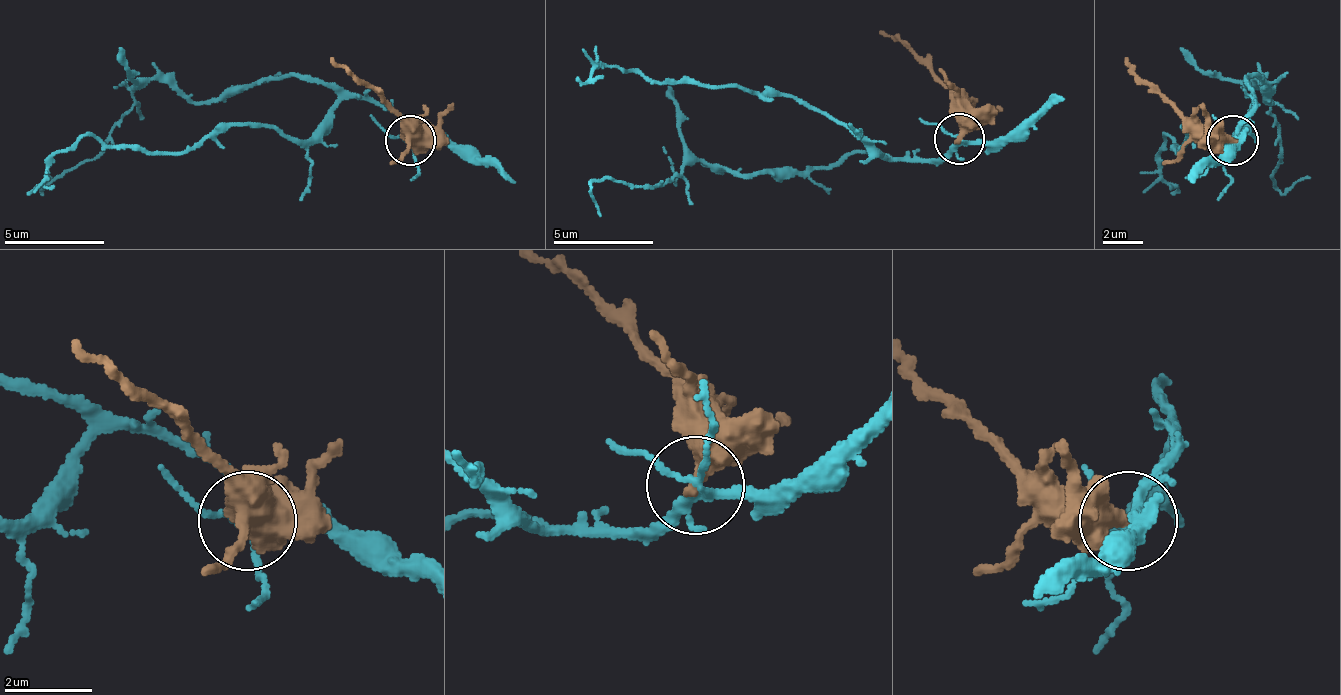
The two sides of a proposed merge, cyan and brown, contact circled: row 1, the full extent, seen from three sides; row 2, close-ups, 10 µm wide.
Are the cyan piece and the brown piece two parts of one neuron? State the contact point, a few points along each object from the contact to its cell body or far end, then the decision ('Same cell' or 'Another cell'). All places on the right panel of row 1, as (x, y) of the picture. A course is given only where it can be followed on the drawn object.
Place: (1233, 140). Course of cyan: (1234, 141), (1254, 111), (1254, 76), (1269, 101), (1254, 81), (1269, 96), (1279, 141), (1274, 186), (1309, 176). Course of brown: (1234, 141), (1209, 141), (1123, 56). Another cell

